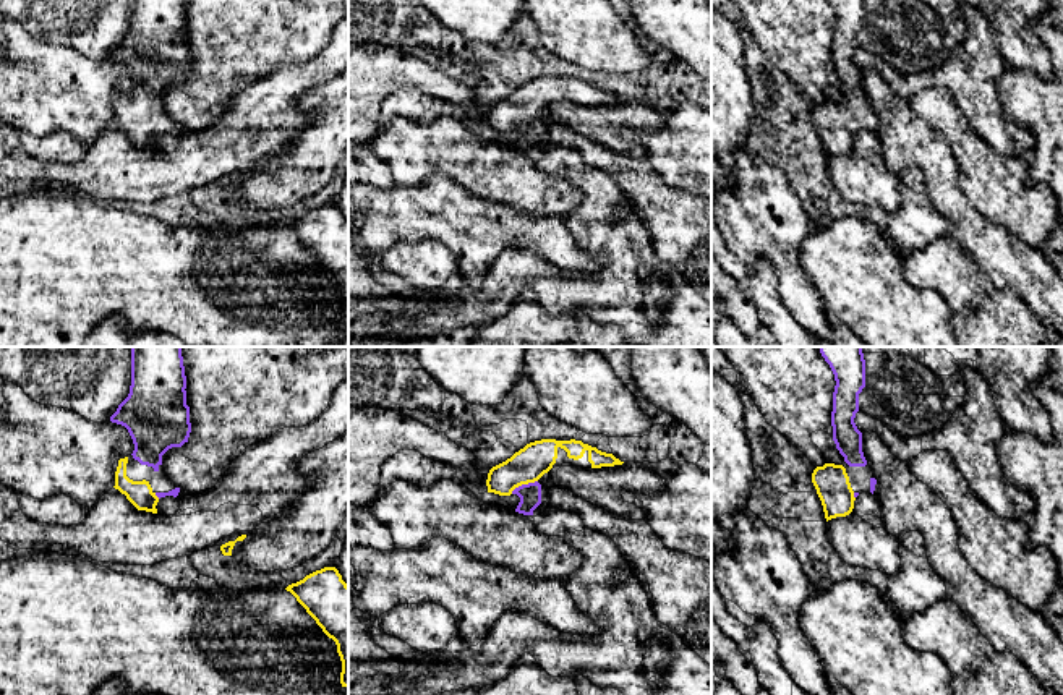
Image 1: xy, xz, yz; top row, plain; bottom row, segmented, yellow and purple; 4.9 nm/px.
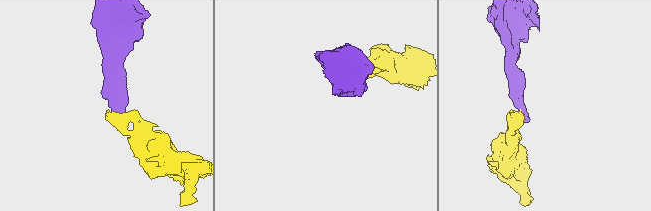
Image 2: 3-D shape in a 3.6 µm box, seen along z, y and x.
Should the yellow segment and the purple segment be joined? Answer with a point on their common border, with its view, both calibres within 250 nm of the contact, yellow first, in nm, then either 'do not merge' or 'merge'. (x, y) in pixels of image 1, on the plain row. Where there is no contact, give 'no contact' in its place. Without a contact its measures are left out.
xz (524, 120) | 170/110 nm | merge

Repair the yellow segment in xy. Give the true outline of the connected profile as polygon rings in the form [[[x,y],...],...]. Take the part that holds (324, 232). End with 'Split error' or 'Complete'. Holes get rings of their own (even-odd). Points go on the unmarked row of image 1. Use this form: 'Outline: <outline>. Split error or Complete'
Outline: [[[324,204],[285,225],[322,269],[337,282],[342,298],[340,321],[345,339],[339,347],[348,347],[348,222],[335,204]]]. Split error

